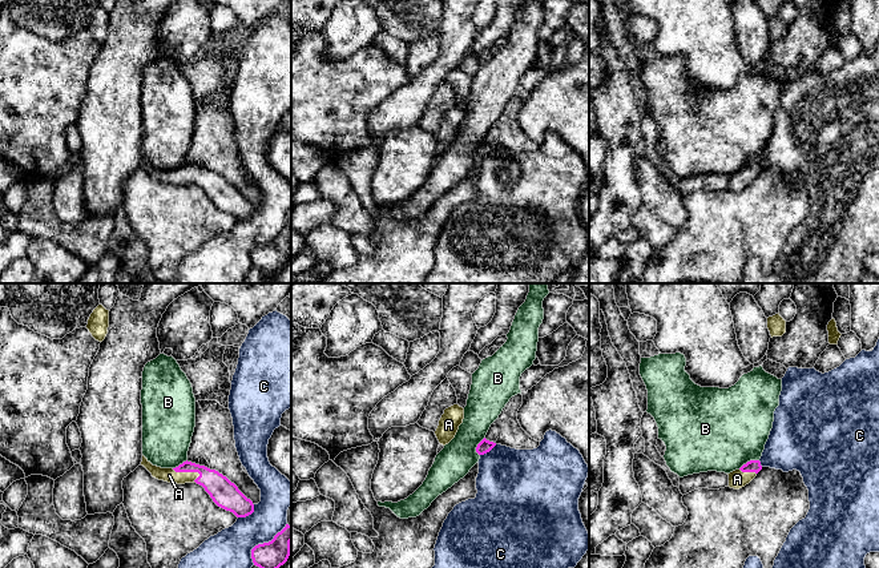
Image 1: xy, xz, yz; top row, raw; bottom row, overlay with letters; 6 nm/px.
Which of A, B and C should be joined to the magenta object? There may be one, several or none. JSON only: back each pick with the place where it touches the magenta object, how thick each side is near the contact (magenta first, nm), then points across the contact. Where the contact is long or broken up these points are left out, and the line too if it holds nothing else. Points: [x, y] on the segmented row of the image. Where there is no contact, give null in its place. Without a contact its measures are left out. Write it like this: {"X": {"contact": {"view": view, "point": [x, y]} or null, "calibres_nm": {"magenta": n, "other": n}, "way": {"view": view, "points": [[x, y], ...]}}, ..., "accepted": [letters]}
{"A": {"contact": {"view": "xy", "point": [186, 471]}, "calibres_nm": {"magenta": 160, "other": 90}, "way": {"view": "xy", "points": [[222, 491], [210, 479], [186, 471], [180, 475], [169, 475]]}}, "accepted": ["A"]}

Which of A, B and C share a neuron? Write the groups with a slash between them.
A / B / C

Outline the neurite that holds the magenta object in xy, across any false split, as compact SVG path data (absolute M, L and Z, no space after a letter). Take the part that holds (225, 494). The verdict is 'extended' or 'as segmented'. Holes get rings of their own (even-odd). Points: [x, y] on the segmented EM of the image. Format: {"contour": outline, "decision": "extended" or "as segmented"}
{"contour": "M144 455L141 466L158 480L177 484L197 483L202 486L218 507L233 512L237 517L246 517L254 512L253 501L234 483L215 470L188 460L176 468L161 468L153 466Z", "decision": "extended"}

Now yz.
{"contour": "M750 460L743 464L739 470L735 470L729 475L729 486L730 488L739 490L749 484L757 474L762 470L759 460Z", "decision": "extended"}

